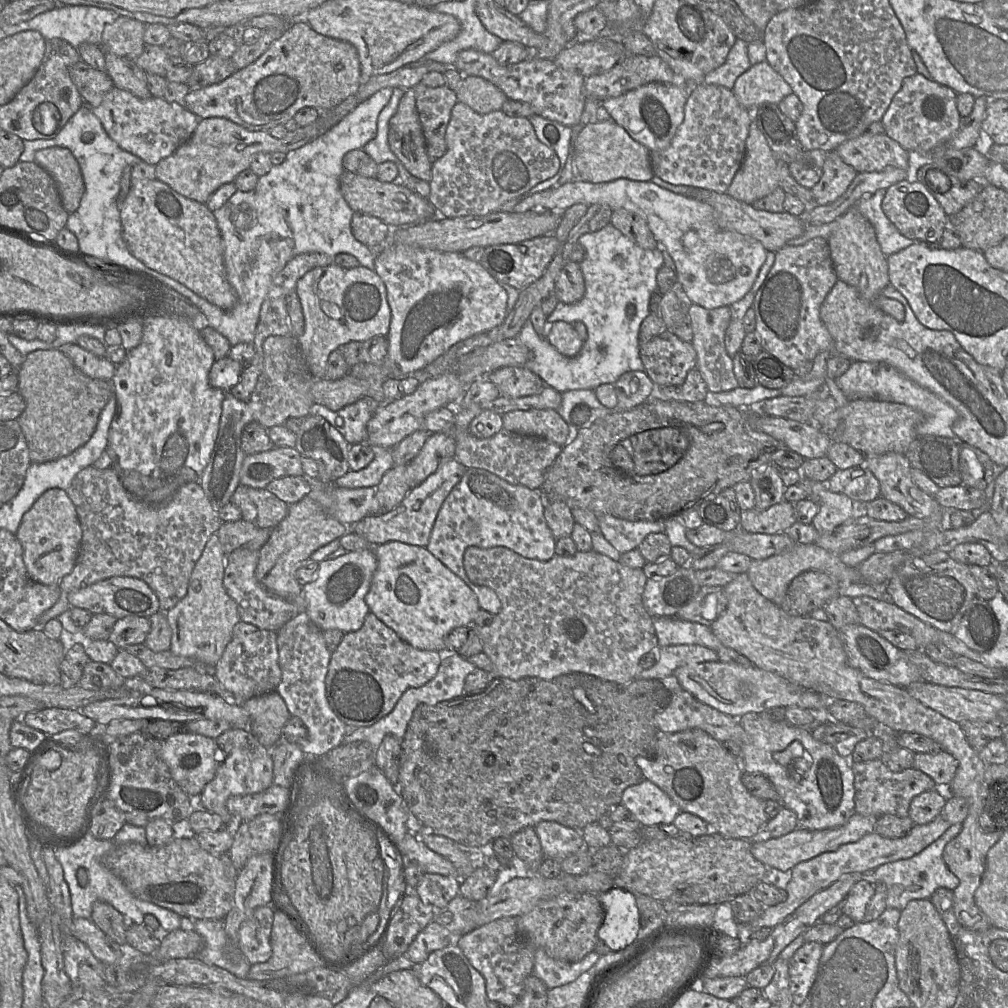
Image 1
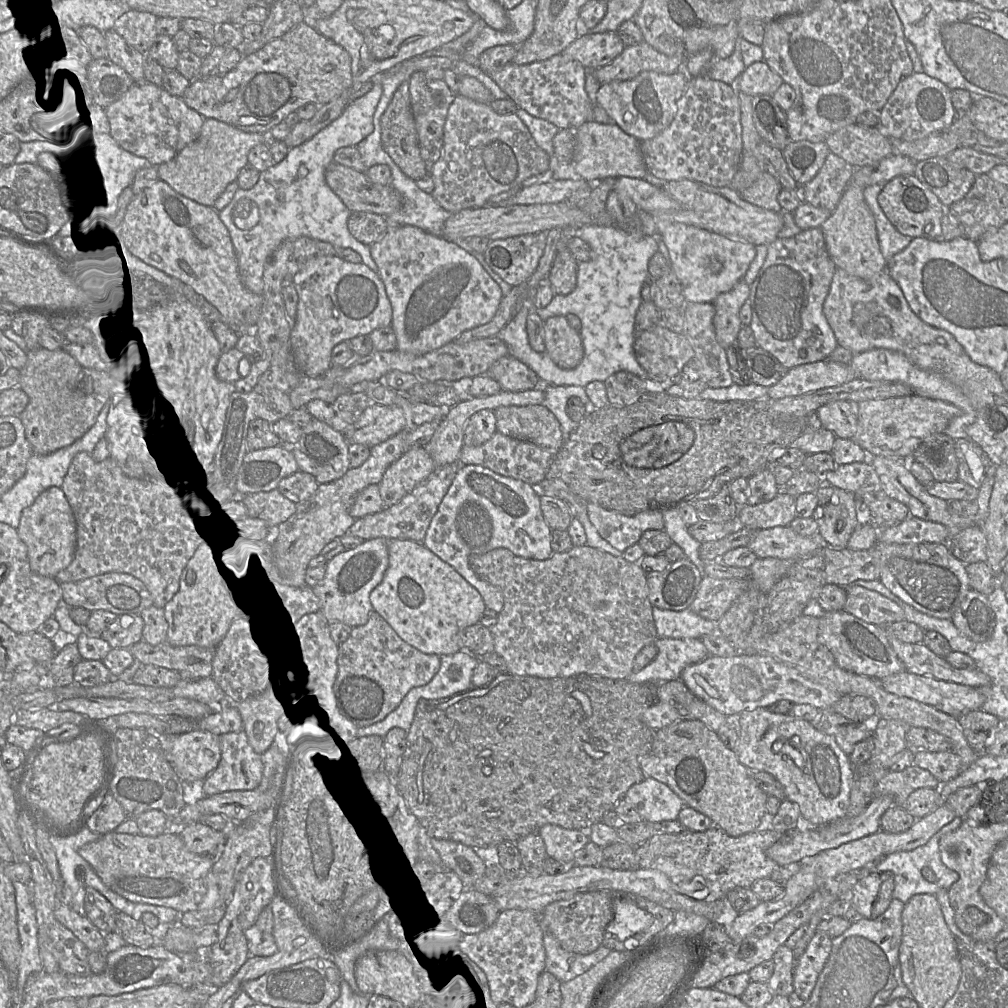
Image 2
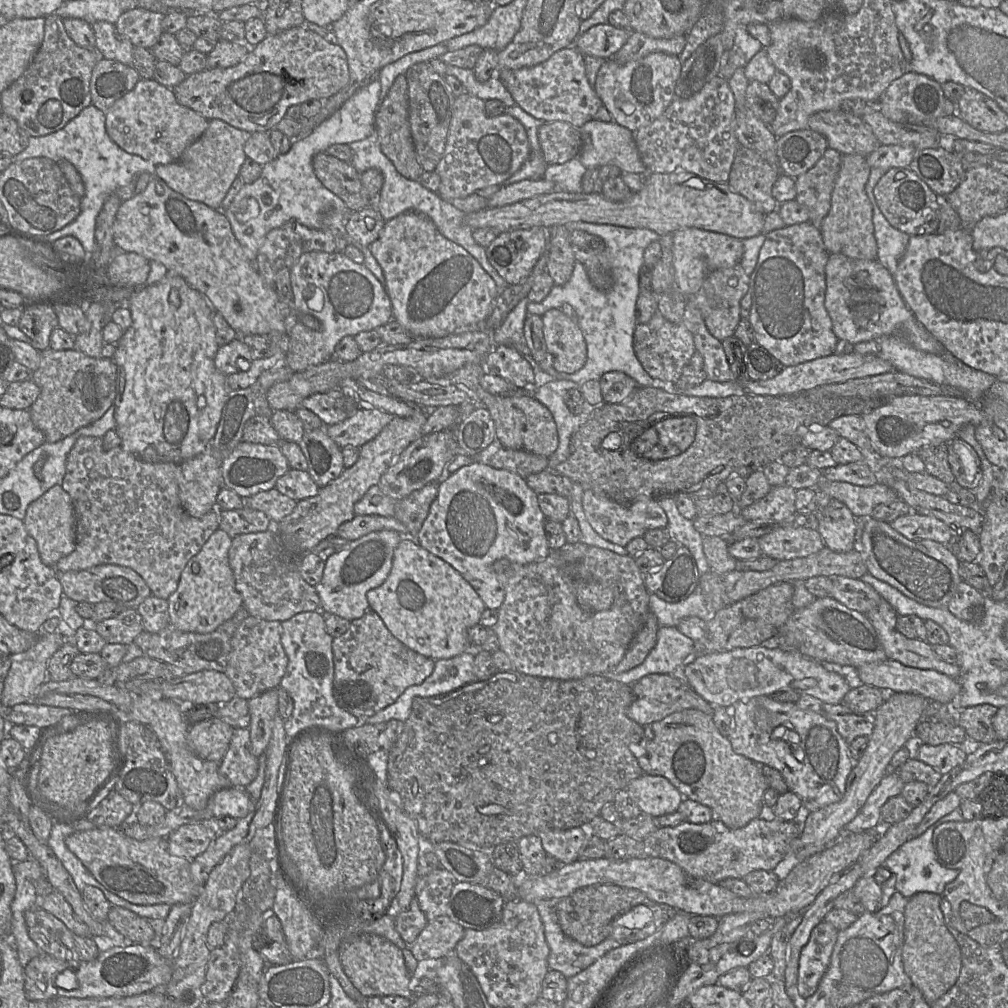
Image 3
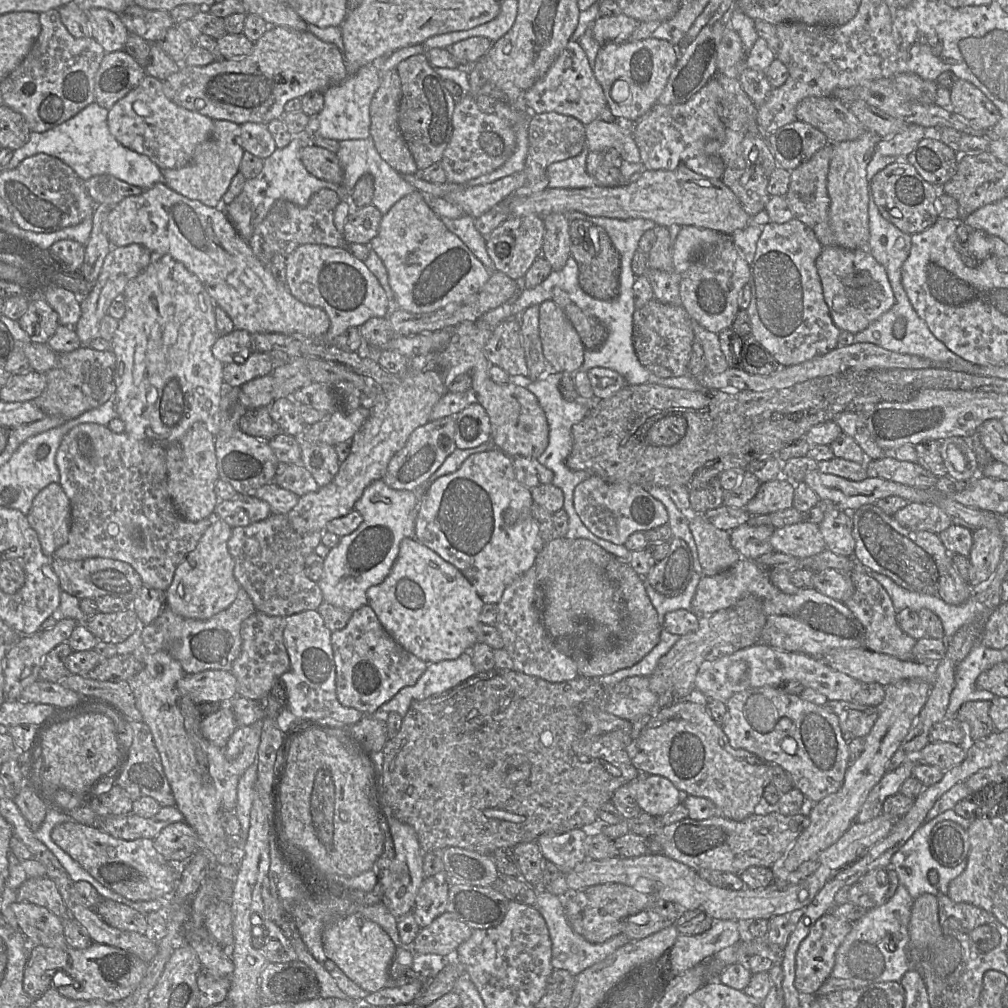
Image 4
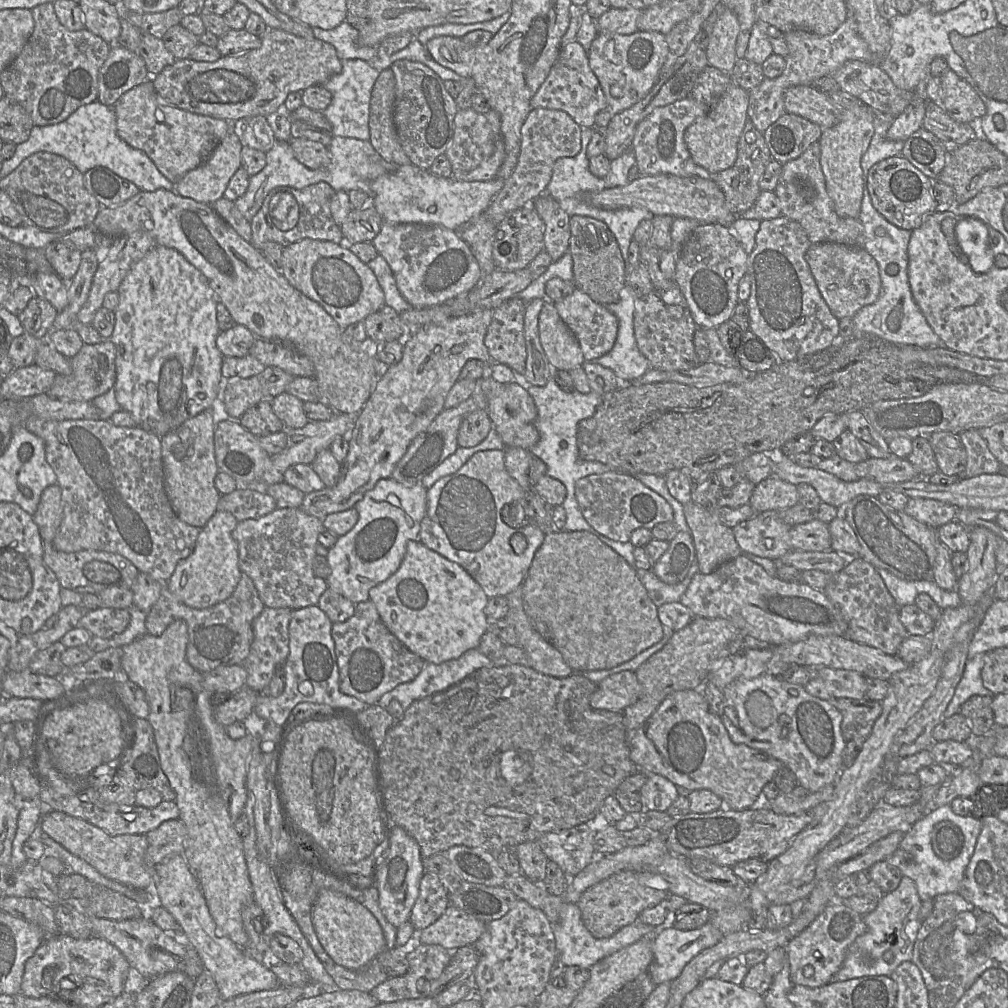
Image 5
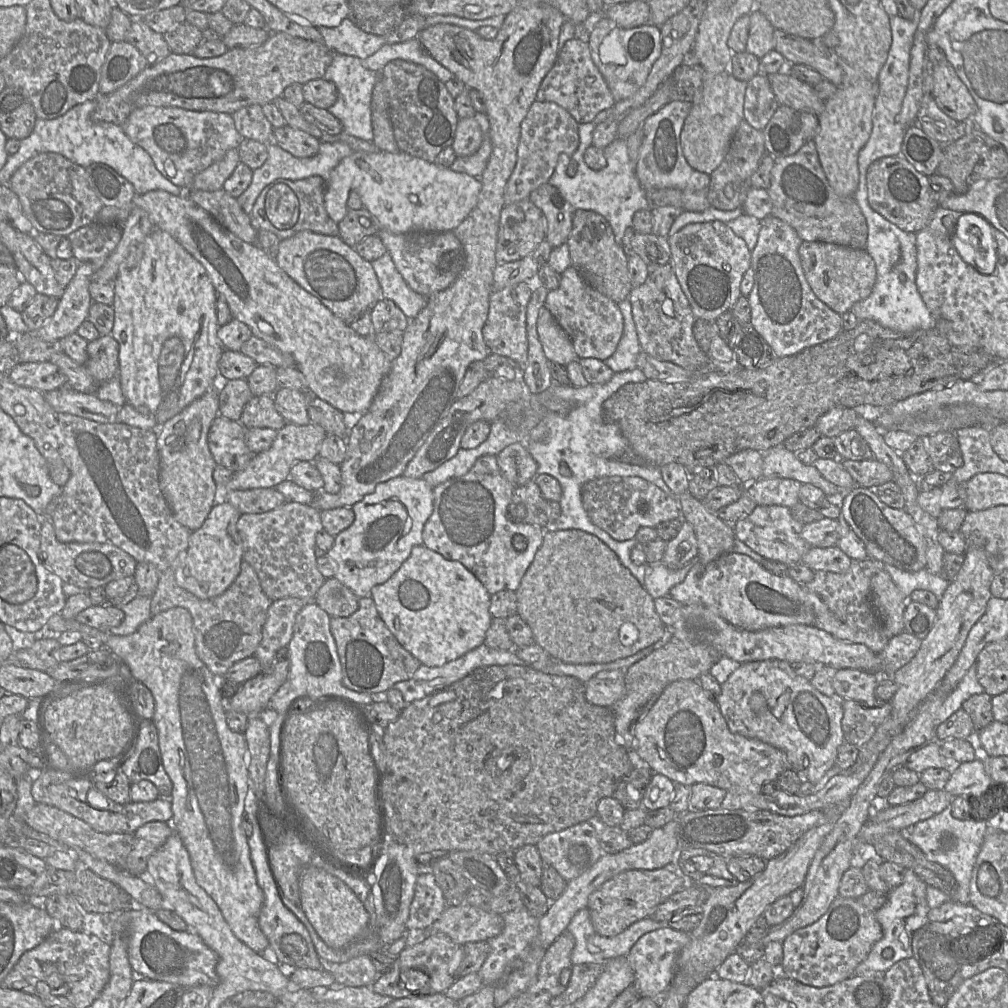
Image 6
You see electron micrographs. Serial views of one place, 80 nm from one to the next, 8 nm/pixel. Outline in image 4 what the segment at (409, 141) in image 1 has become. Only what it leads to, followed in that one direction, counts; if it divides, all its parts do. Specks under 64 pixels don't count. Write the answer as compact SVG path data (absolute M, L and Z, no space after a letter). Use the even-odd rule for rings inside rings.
M392 69L381 78L379 88L375 92L370 104L370 136L380 154L392 168L401 175L417 174L419 170L416 162L407 146L398 125L399 105L402 98L401 79L395 69Z

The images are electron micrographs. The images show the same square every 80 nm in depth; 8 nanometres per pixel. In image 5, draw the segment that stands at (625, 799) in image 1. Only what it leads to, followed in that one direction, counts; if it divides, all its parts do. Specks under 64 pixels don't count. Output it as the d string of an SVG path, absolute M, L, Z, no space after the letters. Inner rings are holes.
M648 774L641 789L644 810L666 812L677 797L677 787L672 782L661 775Z

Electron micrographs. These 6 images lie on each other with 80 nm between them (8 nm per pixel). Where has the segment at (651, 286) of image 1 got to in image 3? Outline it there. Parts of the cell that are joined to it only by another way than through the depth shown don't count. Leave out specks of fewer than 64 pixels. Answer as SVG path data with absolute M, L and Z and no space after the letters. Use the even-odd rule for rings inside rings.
M572 222L566 225L571 232L574 229L583 230L598 236L606 245L611 266L613 284L606 292L599 291L590 282L584 266L575 262L571 278L564 285L554 285L549 294L538 303L521 300L506 316L501 325L491 331L494 345L509 346L517 350L533 368L540 379L553 378L568 380L578 385L588 380L599 380L607 372L623 372L633 378L640 387L651 387L652 377L644 370L633 349L633 335L636 327L635 306L640 292L639 275L644 266L644 251L660 236L645 228L626 228L609 224L588 222ZM570 304L576 313L578 326L586 343L585 365L575 373L561 373L554 369L547 352L547 360L536 363L527 346L524 336L524 321L528 314L542 317L550 309Z

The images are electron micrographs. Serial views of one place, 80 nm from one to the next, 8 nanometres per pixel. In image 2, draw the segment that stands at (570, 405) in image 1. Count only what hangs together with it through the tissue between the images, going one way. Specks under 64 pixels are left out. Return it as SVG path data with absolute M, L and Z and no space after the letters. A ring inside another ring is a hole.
M544 385L544 395L542 405L547 407L557 418L564 441L579 426L579 423L573 421L566 410L567 402L570 398L577 397L582 401L586 409L585 418L597 409L591 403L584 387Z

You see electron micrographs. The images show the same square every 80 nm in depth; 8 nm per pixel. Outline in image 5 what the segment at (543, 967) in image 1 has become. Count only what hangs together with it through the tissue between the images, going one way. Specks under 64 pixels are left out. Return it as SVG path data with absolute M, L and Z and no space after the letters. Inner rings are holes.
M547 894L542 911L551 924L558 960L565 967L578 966L589 969L603 958L636 943L648 933L654 931L654 934L659 934L663 931L663 923L658 926L651 926L637 919L632 924L621 928L612 936L598 939L585 927L577 904L570 903L563 897Z

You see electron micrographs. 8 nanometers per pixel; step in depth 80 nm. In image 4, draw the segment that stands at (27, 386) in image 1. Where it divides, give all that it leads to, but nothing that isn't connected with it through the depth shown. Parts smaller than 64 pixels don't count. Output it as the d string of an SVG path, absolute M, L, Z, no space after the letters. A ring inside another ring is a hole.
M88 345L68 353L58 353L57 364L45 373L46 387L42 394L33 400L46 414L70 420L104 404L114 397L116 356L112 350L98 351Z

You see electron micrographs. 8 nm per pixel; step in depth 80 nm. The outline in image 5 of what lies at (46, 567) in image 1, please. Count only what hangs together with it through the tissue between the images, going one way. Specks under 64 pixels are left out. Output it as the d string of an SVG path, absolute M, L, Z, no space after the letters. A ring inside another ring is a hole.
M58 484L48 486L41 494L33 520L44 542L53 542L63 517L61 488Z

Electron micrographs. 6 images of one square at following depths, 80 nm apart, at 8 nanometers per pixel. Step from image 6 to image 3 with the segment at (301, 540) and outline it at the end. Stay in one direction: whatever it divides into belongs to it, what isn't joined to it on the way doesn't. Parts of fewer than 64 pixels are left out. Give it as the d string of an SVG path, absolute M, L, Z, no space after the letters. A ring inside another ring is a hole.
M274 526L264 532L240 534L232 539L229 564L236 589L250 616L284 622L302 612L321 610L316 588L302 576L301 560L305 554L286 546Z

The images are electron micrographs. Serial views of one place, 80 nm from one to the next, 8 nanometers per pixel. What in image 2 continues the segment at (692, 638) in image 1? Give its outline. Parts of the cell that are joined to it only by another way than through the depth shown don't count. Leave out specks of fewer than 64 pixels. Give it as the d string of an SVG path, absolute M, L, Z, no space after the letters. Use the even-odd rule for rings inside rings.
M652 608L658 638L696 638L716 632L717 623L704 619L690 608L682 611Z

